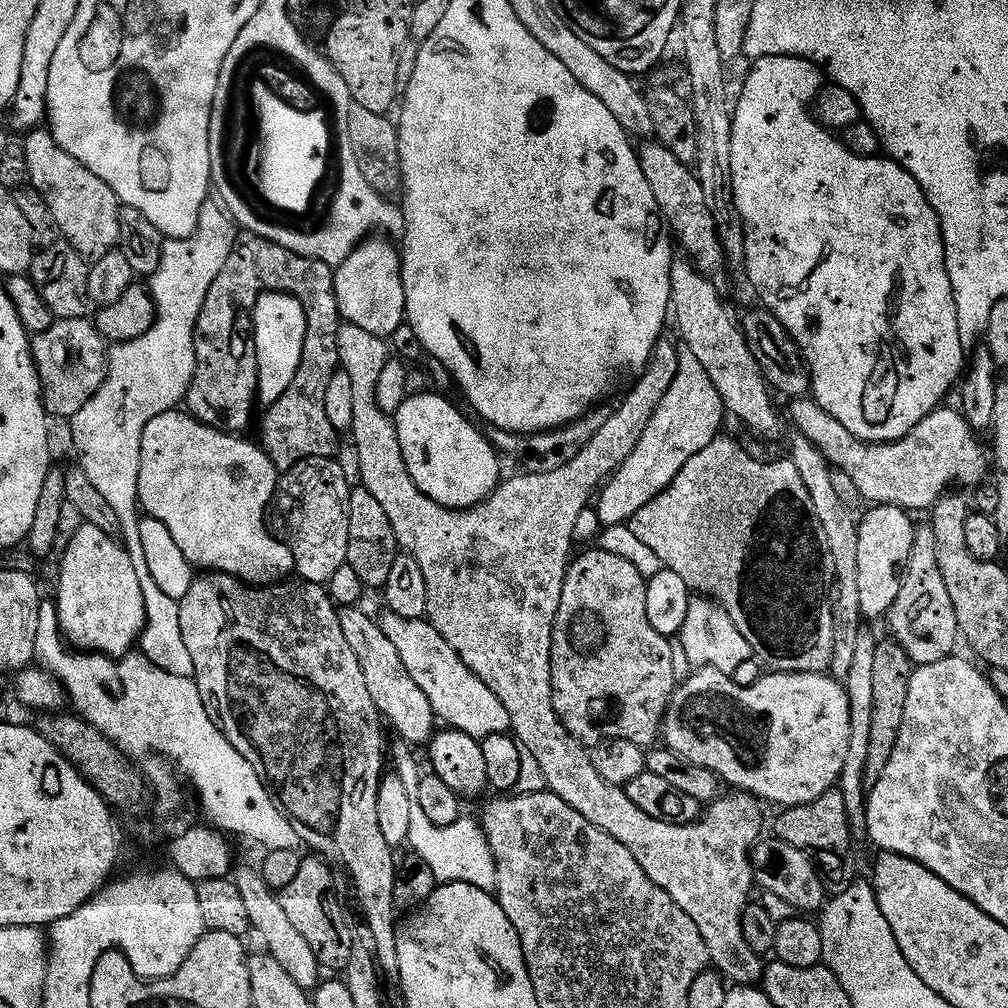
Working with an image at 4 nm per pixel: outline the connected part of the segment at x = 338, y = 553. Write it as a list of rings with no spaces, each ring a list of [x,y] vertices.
[[[336,458],[303,460],[287,469],[278,480],[278,504],[288,515],[292,531],[290,547],[296,559],[295,575],[309,584],[327,585],[343,564],[348,563],[350,542],[350,494],[353,485]]]

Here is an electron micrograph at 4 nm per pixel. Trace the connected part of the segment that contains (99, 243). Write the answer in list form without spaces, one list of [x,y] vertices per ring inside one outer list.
[[[41,126],[35,132],[23,137],[26,150],[26,162],[30,166],[31,187],[42,194],[46,206],[50,206],[50,214],[54,214],[59,235],[78,254],[89,262],[95,262],[113,251],[120,243],[120,199],[78,158],[70,158],[62,146],[58,146],[56,137],[47,127]]]

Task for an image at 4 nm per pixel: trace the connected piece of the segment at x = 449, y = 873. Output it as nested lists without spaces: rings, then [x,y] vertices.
[[[415,798],[410,802],[410,834],[408,835],[408,844],[411,851],[415,855],[421,856],[426,862],[426,866],[430,866],[430,870],[434,870],[434,878],[440,884],[469,884],[470,886],[478,886],[484,892],[495,893],[496,890],[496,859],[488,845],[488,839],[484,833],[483,827],[479,823],[476,824],[468,818],[462,818],[454,826],[434,826],[434,822],[430,822],[426,818],[422,806]]]

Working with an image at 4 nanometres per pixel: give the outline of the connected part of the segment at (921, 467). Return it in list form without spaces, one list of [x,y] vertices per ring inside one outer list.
[[[796,398],[791,404],[795,431],[810,438],[835,471],[850,474],[854,486],[858,486],[861,497],[869,500],[869,505],[895,504],[909,514],[927,513],[935,508],[956,479],[971,486],[979,486],[989,479],[988,452],[980,445],[981,437],[968,424],[964,413],[955,407],[937,408],[894,444],[867,444],[850,434],[838,418],[826,414],[815,399]]]

